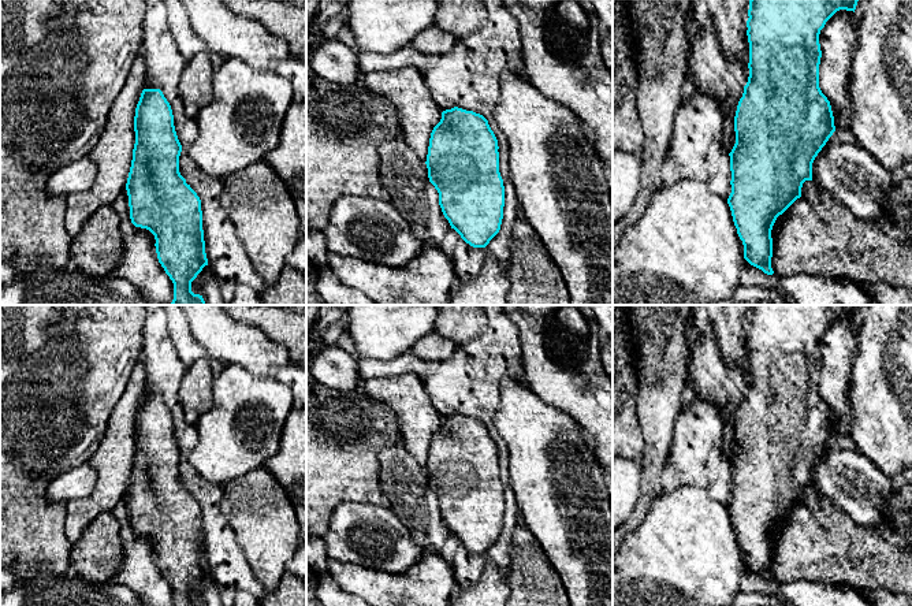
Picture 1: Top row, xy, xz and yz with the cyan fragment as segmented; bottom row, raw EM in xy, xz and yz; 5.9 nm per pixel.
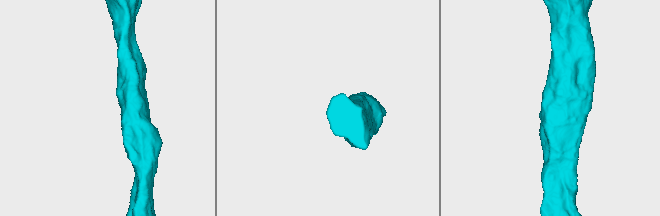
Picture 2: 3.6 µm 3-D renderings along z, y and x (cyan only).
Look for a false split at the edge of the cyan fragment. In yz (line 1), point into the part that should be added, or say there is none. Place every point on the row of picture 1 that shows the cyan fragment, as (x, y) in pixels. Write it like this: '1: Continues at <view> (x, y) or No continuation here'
1: No continuation here

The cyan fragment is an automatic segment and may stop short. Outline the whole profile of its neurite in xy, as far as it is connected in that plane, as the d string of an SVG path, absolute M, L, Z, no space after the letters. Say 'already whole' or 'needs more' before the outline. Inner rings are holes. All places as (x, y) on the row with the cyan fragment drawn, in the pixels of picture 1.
already whole; M160 89L142 90L135 108L134 131L135 144L126 183L131 223L155 235L159 263L174 283L171 305L205 305L202 295L191 291L191 282L208 265L201 200L179 172L182 145L171 105Z

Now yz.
already whole; M749 0L747 36L749 42L749 77L744 86L742 97L738 101L734 116L736 144L729 153L730 171L732 171L732 193L727 198L727 204L732 211L733 222L737 228L737 234L744 245L744 259L753 267L762 269L767 275L773 275L771 257L773 257L773 238L771 230L779 215L782 215L797 198L801 197L801 187L805 181L812 181L812 163L829 138L835 131L834 116L830 101L822 93L819 88L819 64L822 57L819 34L826 22L840 10L853 11L856 10L859 0Z

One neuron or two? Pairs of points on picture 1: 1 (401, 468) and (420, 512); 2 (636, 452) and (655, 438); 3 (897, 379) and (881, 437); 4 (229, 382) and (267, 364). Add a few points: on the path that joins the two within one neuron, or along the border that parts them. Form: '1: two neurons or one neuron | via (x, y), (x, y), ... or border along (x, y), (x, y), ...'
1: one neuron | via (402, 479), (412, 501)
2: two neurons | border along (636, 415), (644, 445), (641, 461)
3: one neuron | via (897, 393), (897, 420), (894, 423)
4: two neurons | border along (224, 364), (241, 364), (255, 375), (274, 378)

